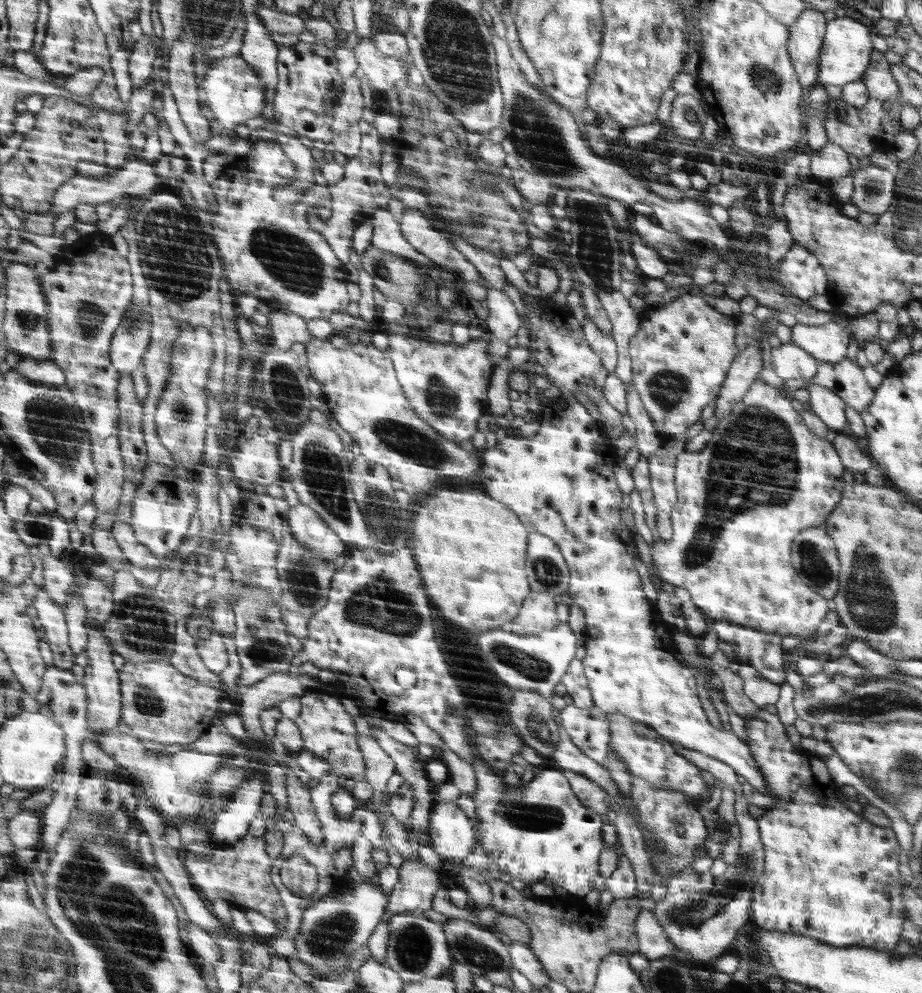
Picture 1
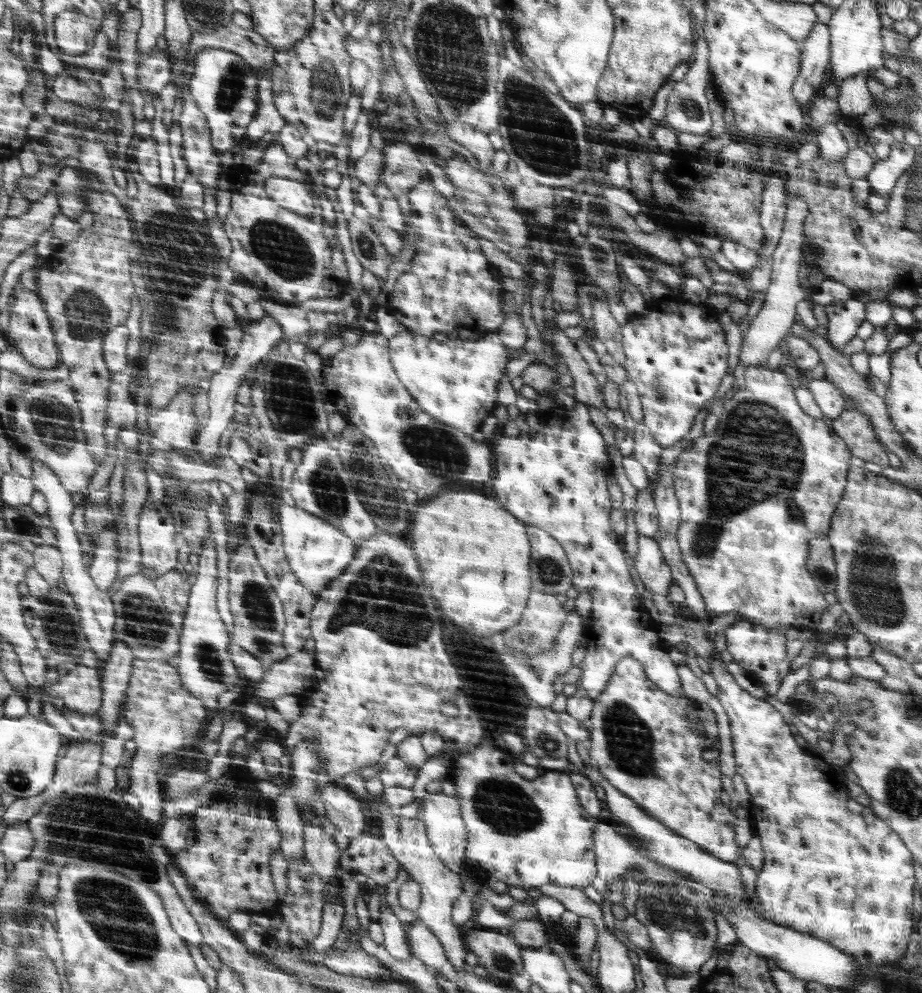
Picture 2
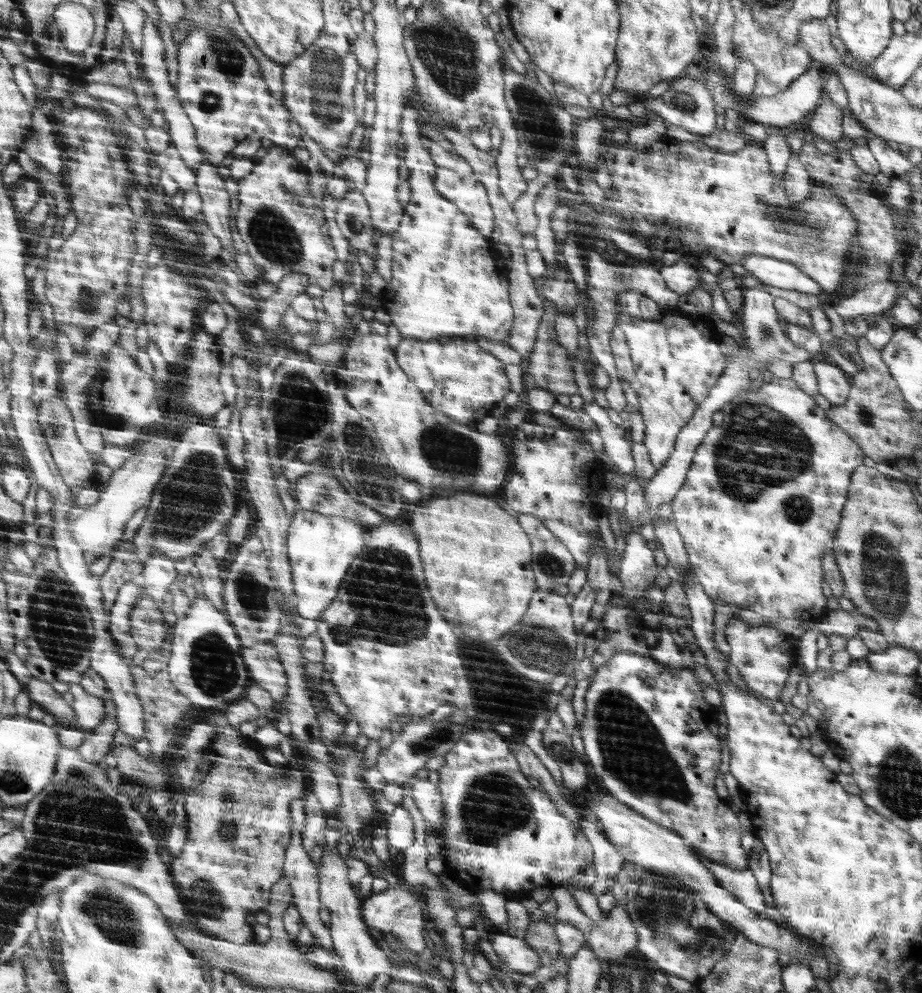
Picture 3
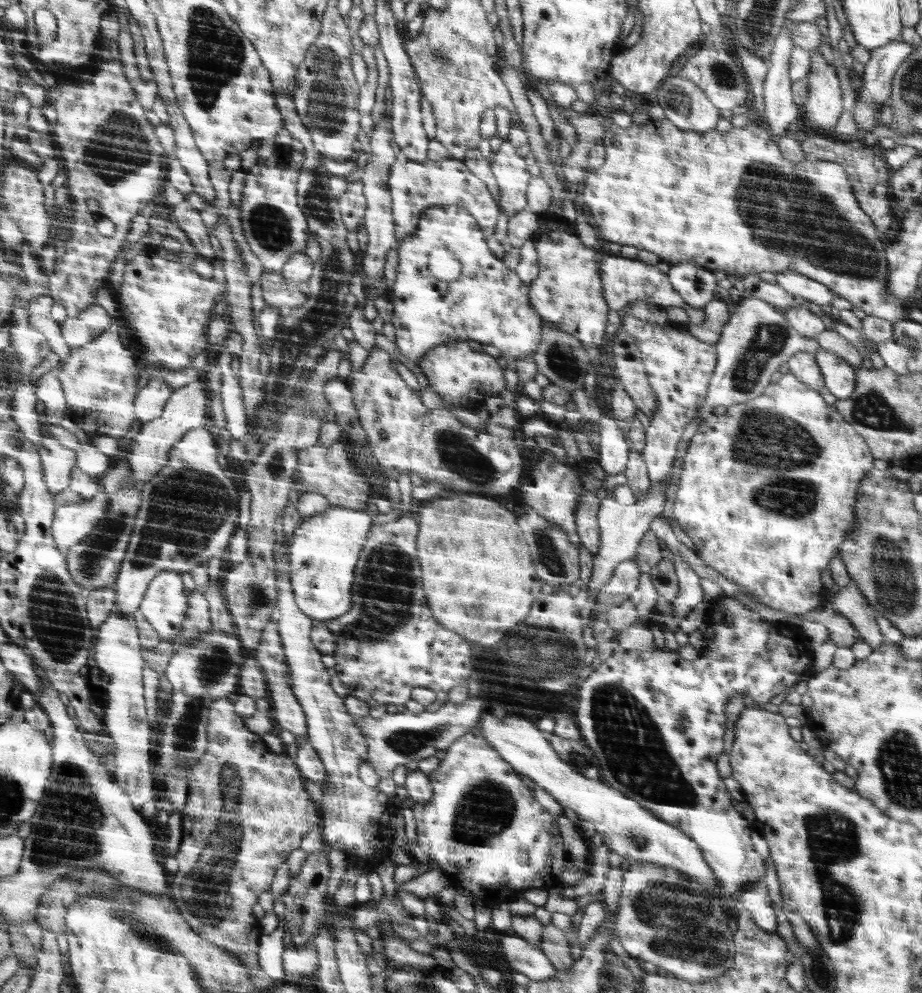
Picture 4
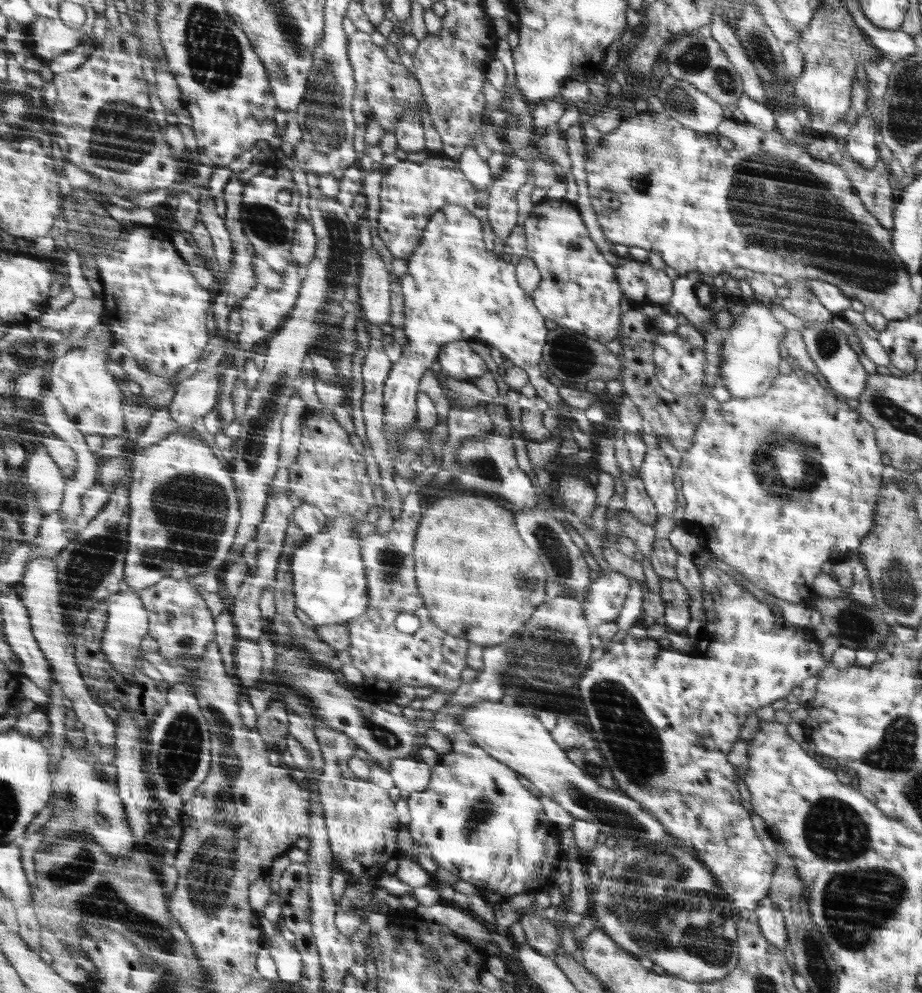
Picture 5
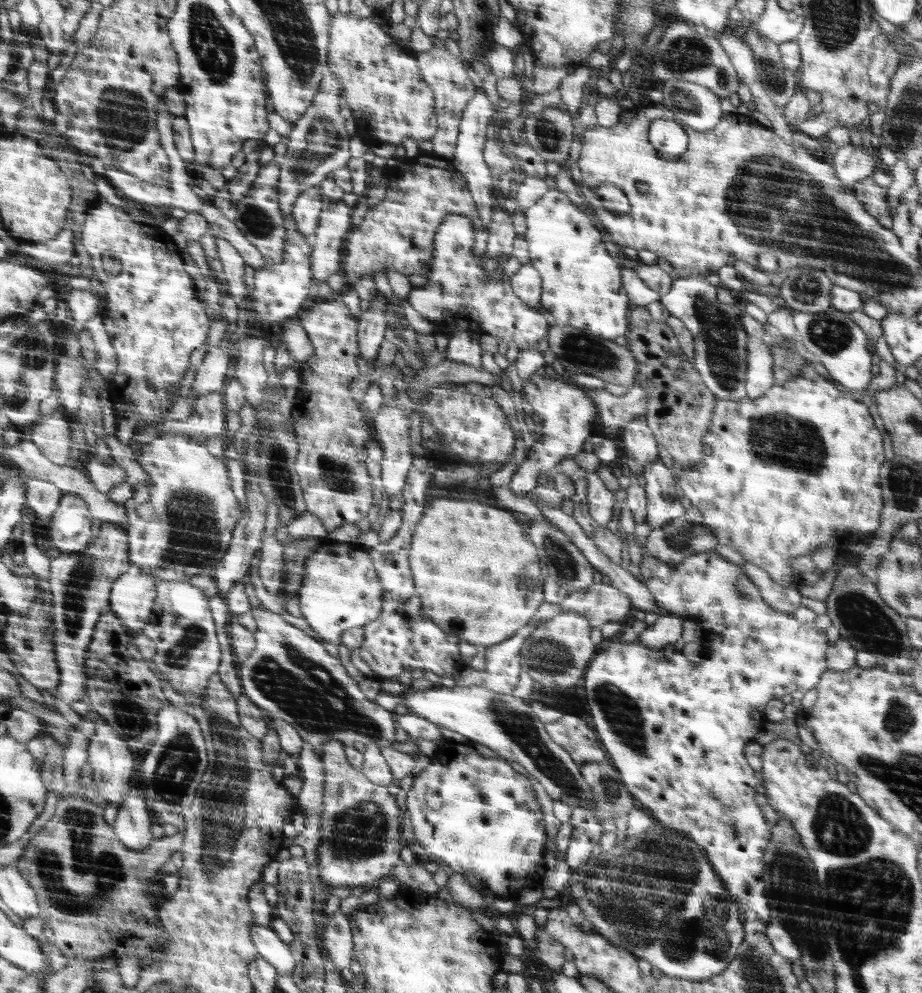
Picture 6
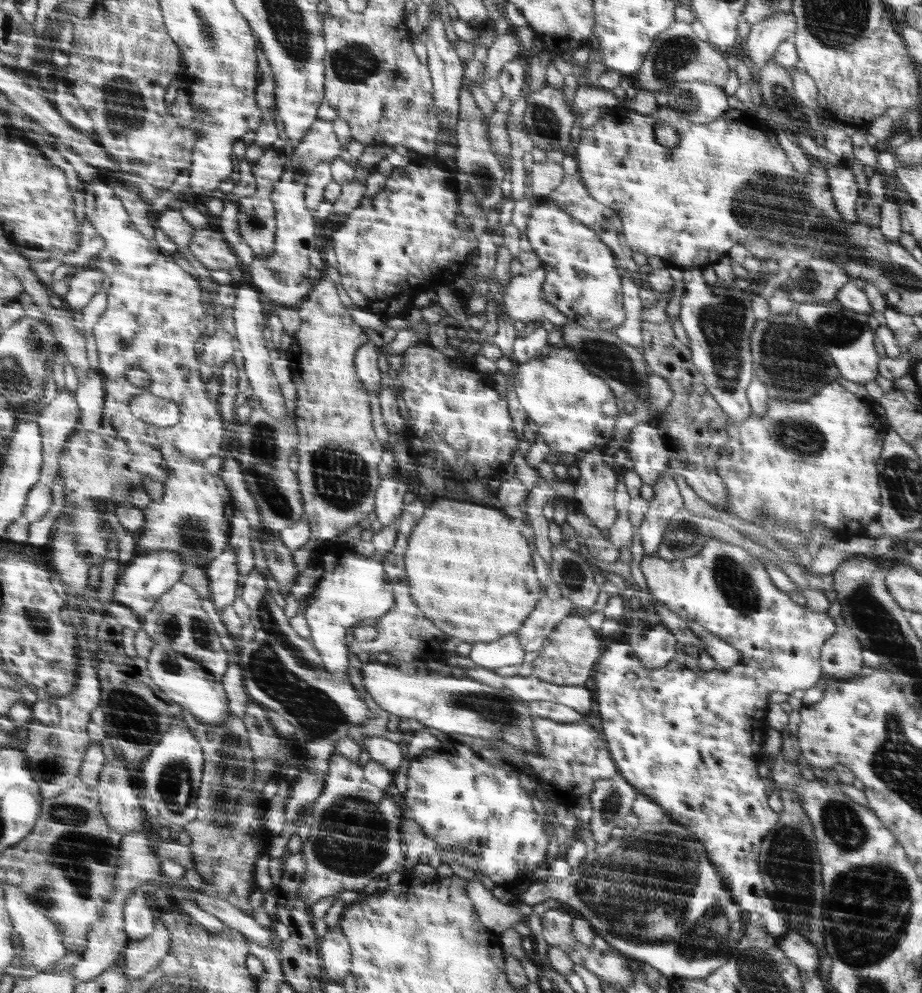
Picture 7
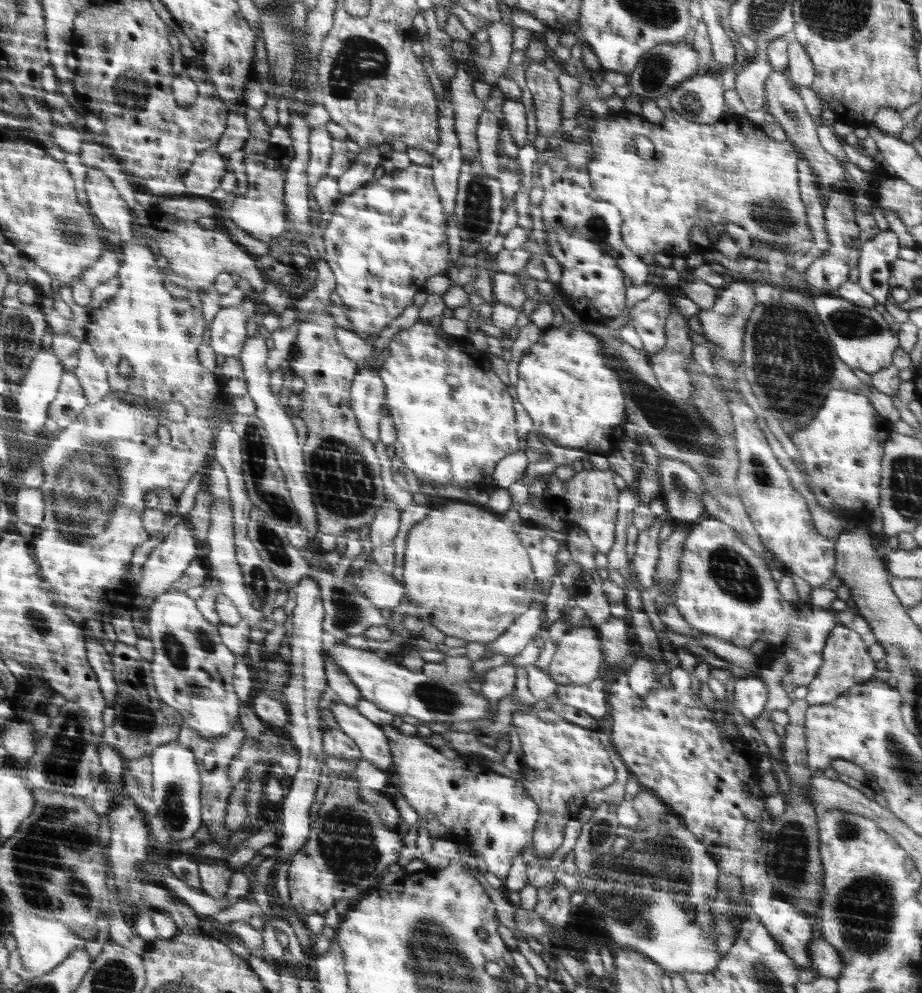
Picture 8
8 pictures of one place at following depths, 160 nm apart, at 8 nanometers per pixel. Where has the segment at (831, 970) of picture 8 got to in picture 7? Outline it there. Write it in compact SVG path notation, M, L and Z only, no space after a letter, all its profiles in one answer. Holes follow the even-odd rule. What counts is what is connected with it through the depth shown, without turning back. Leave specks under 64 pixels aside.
M793 931L786 932L786 936L780 938L780 949L798 965L798 968L811 975L817 974L819 954L817 948L808 939Z

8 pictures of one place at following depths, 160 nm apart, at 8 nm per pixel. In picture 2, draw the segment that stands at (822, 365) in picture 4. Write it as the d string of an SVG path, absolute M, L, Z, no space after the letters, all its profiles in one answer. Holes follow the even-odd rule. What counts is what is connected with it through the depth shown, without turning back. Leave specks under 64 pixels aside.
M826 378L821 380L811 380L808 383L808 389L814 396L816 405L820 408L823 417L828 421L838 419L844 412L844 404L846 404L846 398L844 398L844 392L834 386L833 382L826 381Z

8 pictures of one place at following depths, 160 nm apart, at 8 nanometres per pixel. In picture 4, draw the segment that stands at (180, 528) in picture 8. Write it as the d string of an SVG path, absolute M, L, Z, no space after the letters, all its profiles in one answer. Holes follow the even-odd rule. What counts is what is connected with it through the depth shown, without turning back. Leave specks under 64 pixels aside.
M116 610L114 614L110 616L110 620L100 627L100 642L96 644L95 656L101 669L104 673L111 677L109 682L108 691L110 702L108 706L108 712L104 720L110 735L115 738L117 744L118 756L115 754L115 764L118 764L113 770L114 775L119 780L119 783L123 786L125 791L129 793L131 803L134 808L141 808L143 804L146 804L148 800L154 800L158 796L152 779L152 764L150 763L150 756L153 753L154 746L150 742L150 738L153 738L152 728L148 725L148 717L146 716L146 706L144 706L144 696L142 696L142 656L140 656L140 642L138 642L138 632L136 632L136 626L130 624L130 614L124 616L124 614L118 614Z

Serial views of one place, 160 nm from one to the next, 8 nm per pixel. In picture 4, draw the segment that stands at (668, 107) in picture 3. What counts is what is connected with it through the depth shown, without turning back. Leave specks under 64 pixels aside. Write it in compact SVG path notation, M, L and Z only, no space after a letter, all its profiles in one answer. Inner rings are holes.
M670 77L665 80L665 83L658 88L657 102L662 107L668 119L672 124L677 125L678 128L692 130L698 132L706 132L715 128L718 119L720 118L720 109L716 108L709 98L704 94L698 85L687 78Z

